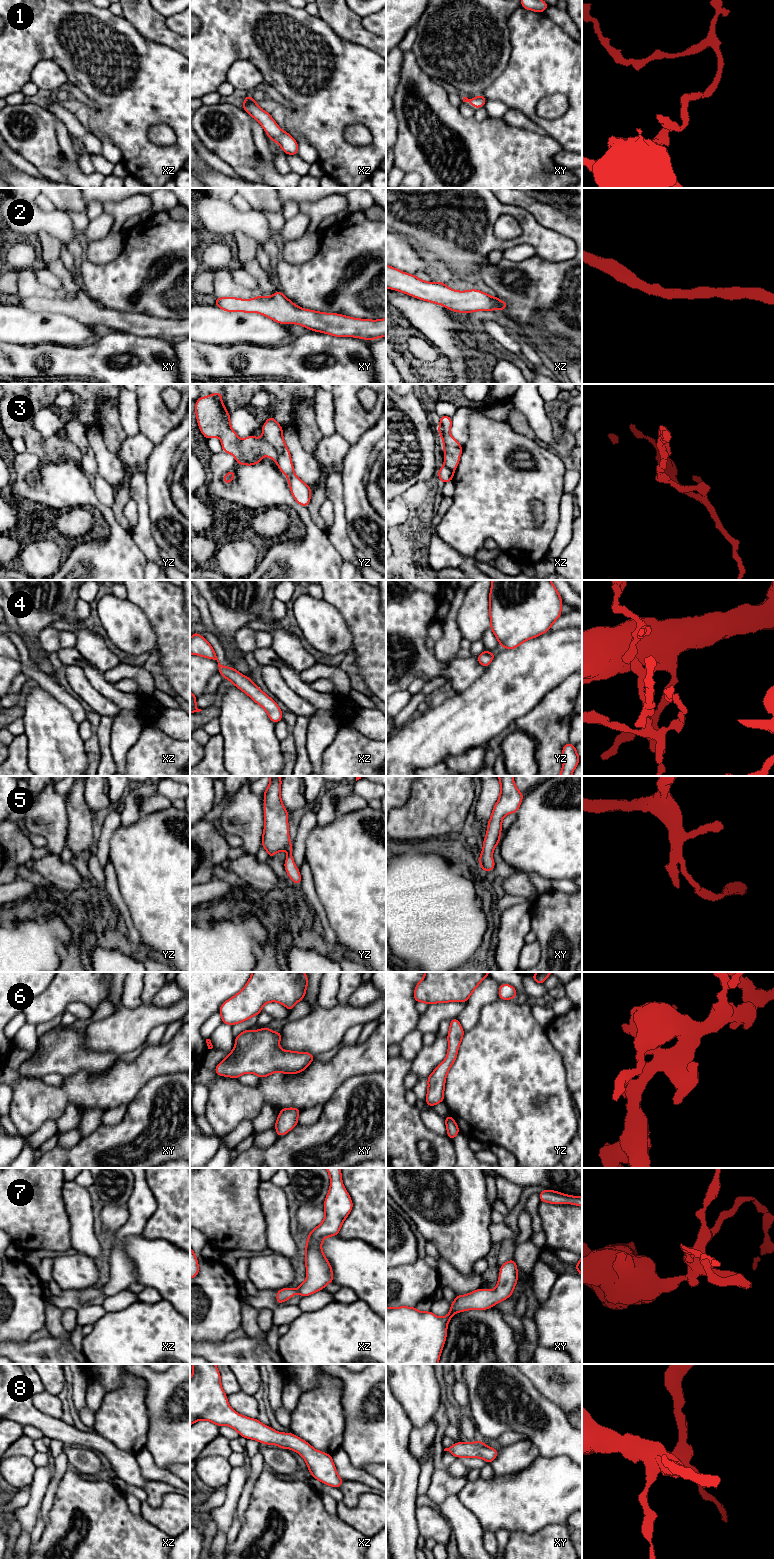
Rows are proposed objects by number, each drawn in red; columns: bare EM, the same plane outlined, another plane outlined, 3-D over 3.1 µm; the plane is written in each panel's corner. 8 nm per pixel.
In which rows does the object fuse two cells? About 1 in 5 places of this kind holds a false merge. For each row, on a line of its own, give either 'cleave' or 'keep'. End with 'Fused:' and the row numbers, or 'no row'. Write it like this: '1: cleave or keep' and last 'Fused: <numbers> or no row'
1: keep
2: keep
3: cleave
4: keep
5: keep
6: keep
7: keep
8: keep
Fused: 3

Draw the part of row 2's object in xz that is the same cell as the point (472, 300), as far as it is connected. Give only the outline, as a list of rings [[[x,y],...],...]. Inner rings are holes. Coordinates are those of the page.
[[[386,265],[386,288],[396,290],[423,301],[443,305],[458,313],[500,310],[508,306],[507,302],[490,296],[480,290],[457,291],[450,289],[444,282],[427,282],[416,275],[402,272]]]

